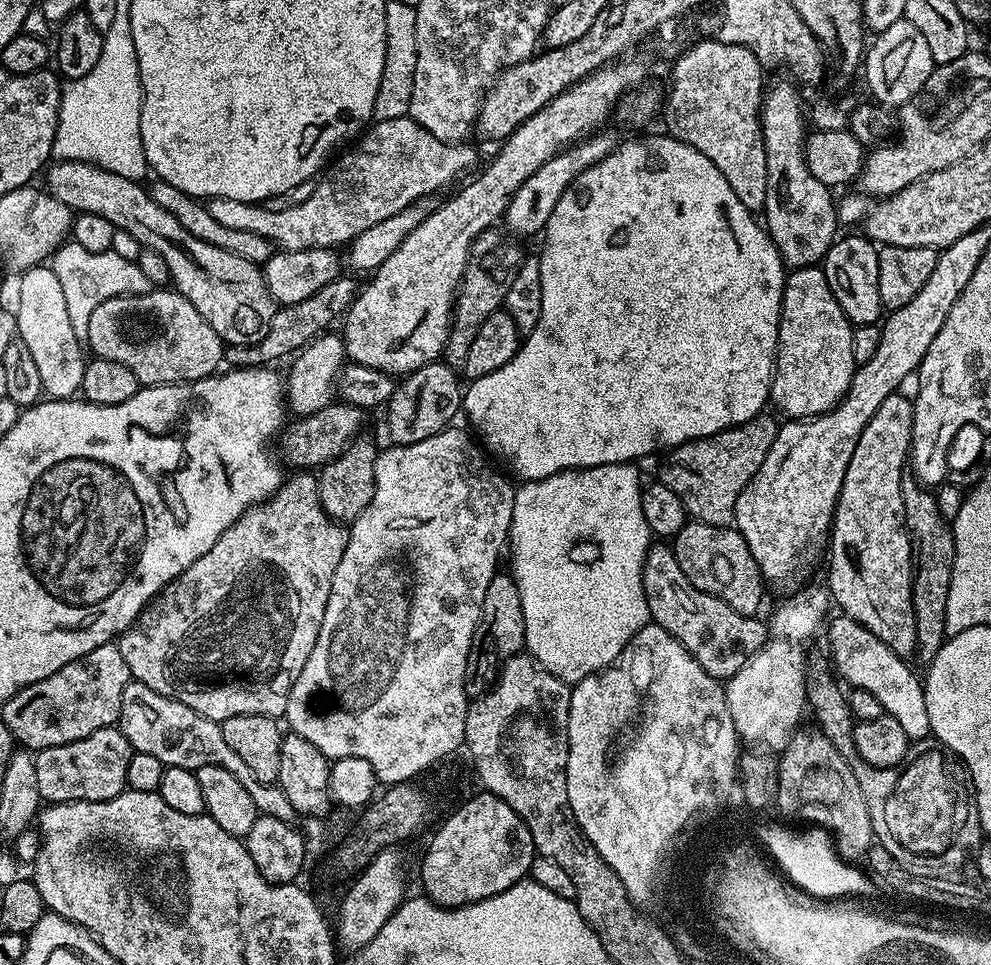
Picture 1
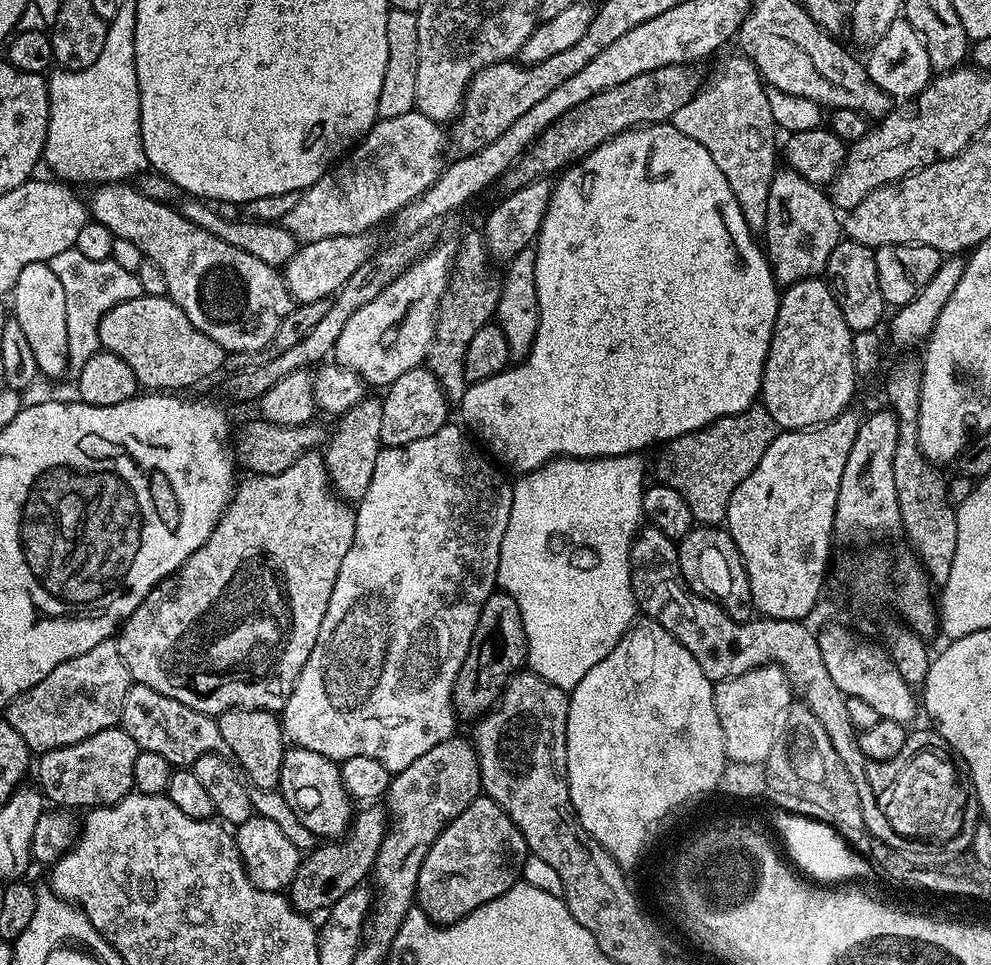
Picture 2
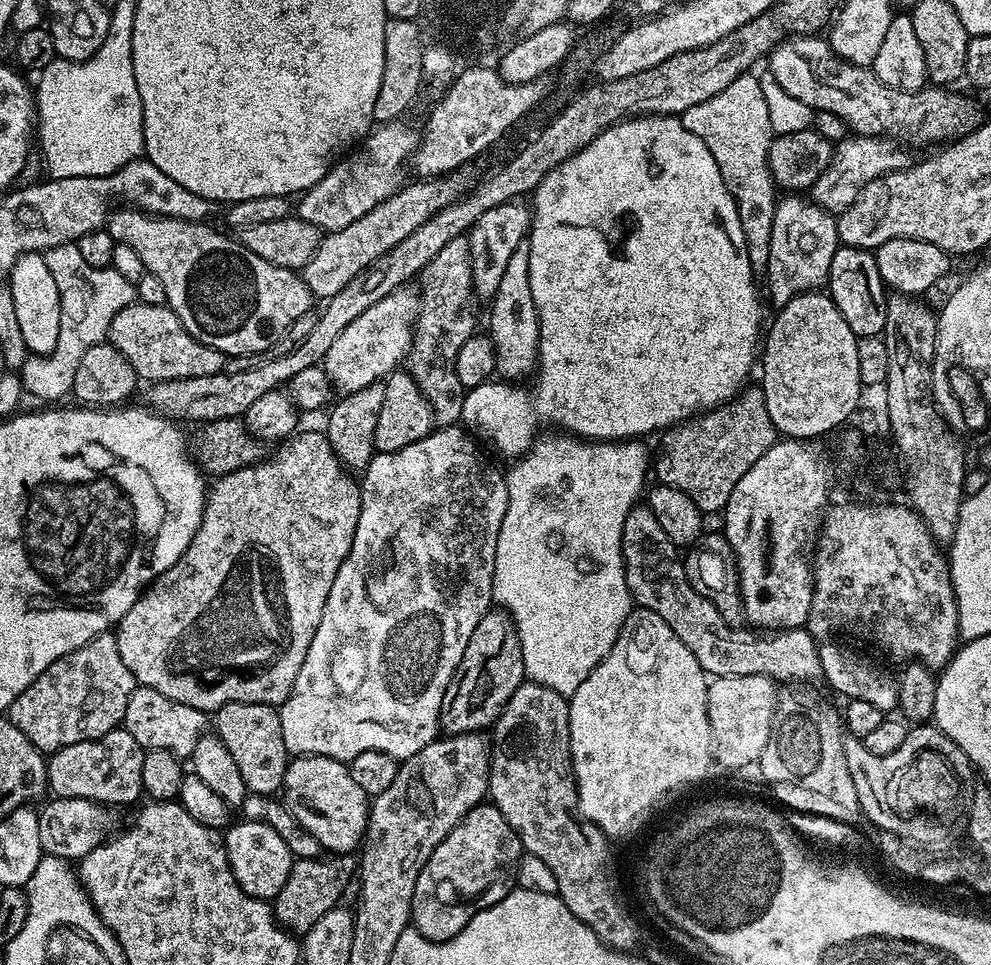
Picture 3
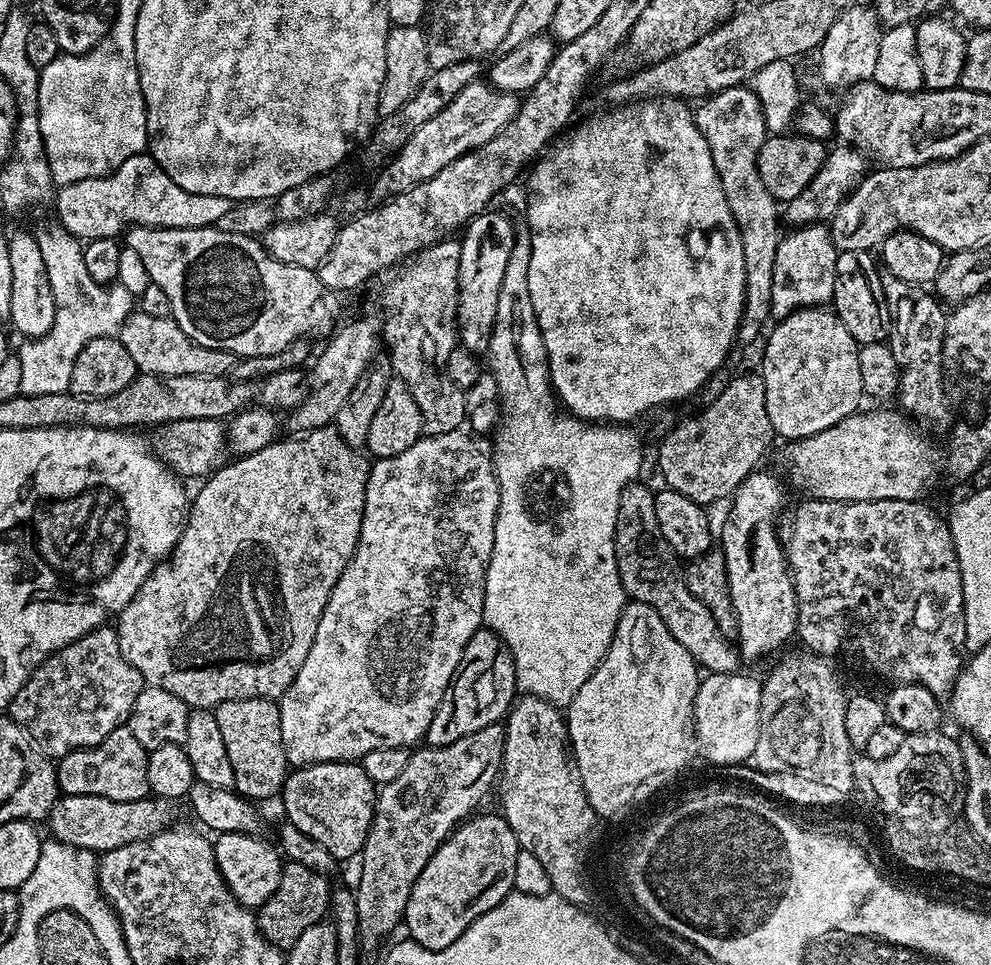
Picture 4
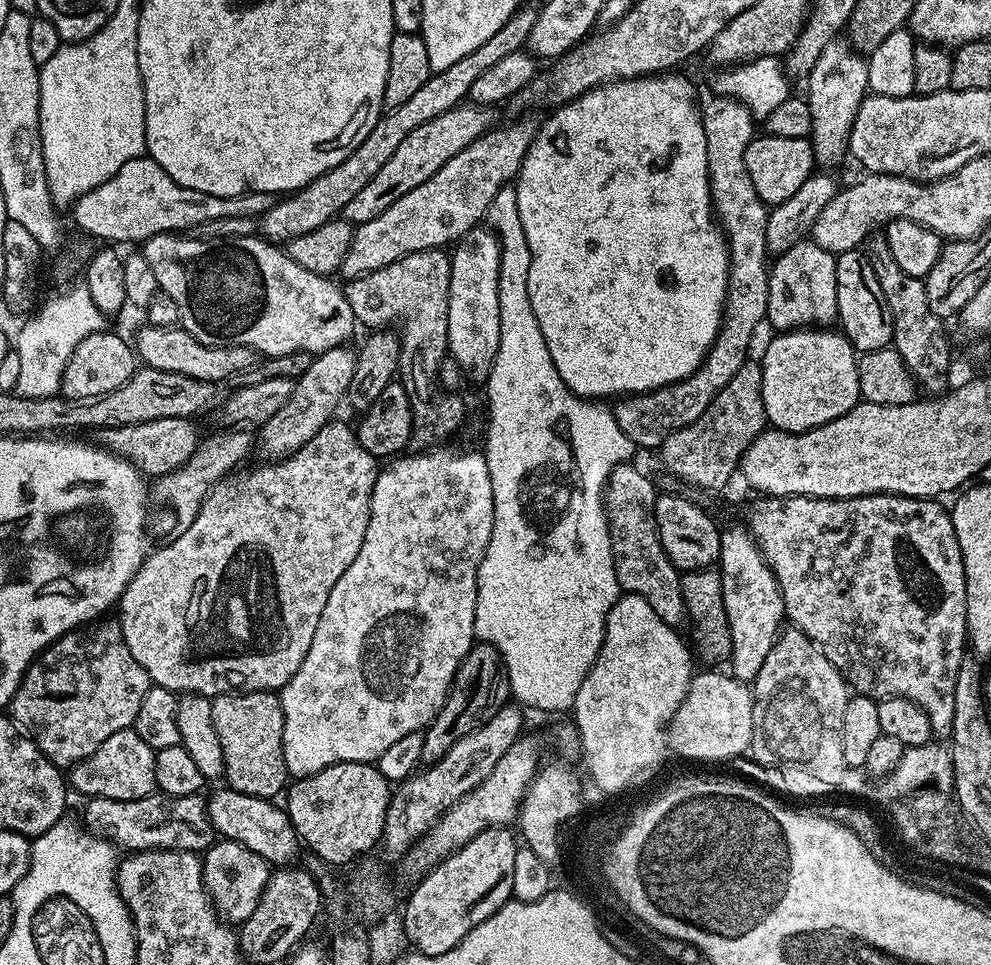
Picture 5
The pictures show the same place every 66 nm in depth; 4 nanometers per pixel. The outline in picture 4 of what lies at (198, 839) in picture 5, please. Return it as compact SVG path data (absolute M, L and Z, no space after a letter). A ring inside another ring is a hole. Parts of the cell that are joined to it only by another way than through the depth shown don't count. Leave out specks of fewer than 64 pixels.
M65 796L56 801L46 821L51 839L75 848L85 848L97 854L126 846L135 840L145 840L173 827L177 805L170 800L145 798L138 802L114 802L101 796Z

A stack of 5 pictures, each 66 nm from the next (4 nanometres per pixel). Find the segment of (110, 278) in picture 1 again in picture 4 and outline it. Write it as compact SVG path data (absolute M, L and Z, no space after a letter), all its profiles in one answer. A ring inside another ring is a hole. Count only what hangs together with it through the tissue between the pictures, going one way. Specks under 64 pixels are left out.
M52 222L49 228L35 229L38 250L42 250L42 262L46 262L46 278L50 278L50 290L54 294L54 324L44 336L28 338L18 348L22 362L21 393L62 394L70 386L70 374L74 374L74 362L82 354L86 342L94 338L116 336L124 319L134 311L134 297L118 282L109 285L94 282L86 270L81 241Z

